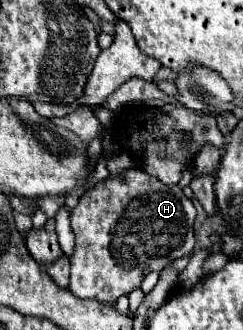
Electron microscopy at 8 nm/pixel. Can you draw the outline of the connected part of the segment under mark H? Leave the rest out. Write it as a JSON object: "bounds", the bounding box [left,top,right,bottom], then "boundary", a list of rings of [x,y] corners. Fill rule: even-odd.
{"bounds":[69,169,197,303],"boundary":[[[127,169],[121,175],[109,175],[101,179],[89,193],[85,193],[79,205],[71,211],[71,229],[75,233],[75,251],[69,257],[71,277],[69,291],[79,299],[95,299],[99,303],[117,303],[121,295],[129,295],[141,285],[145,271],[161,271],[165,265],[177,261],[183,255],[193,253],[193,221],[197,217],[193,201],[183,193],[179,185],[165,185],[157,177],[147,175],[141,169]]]}

